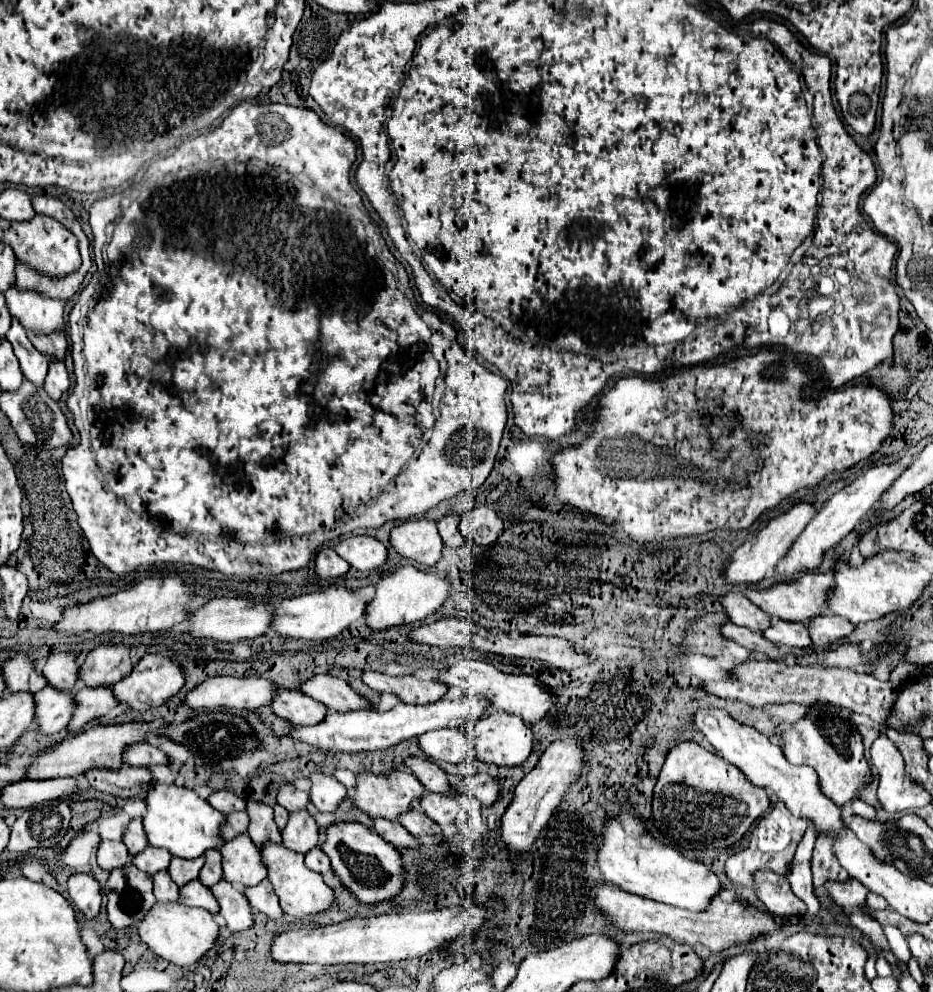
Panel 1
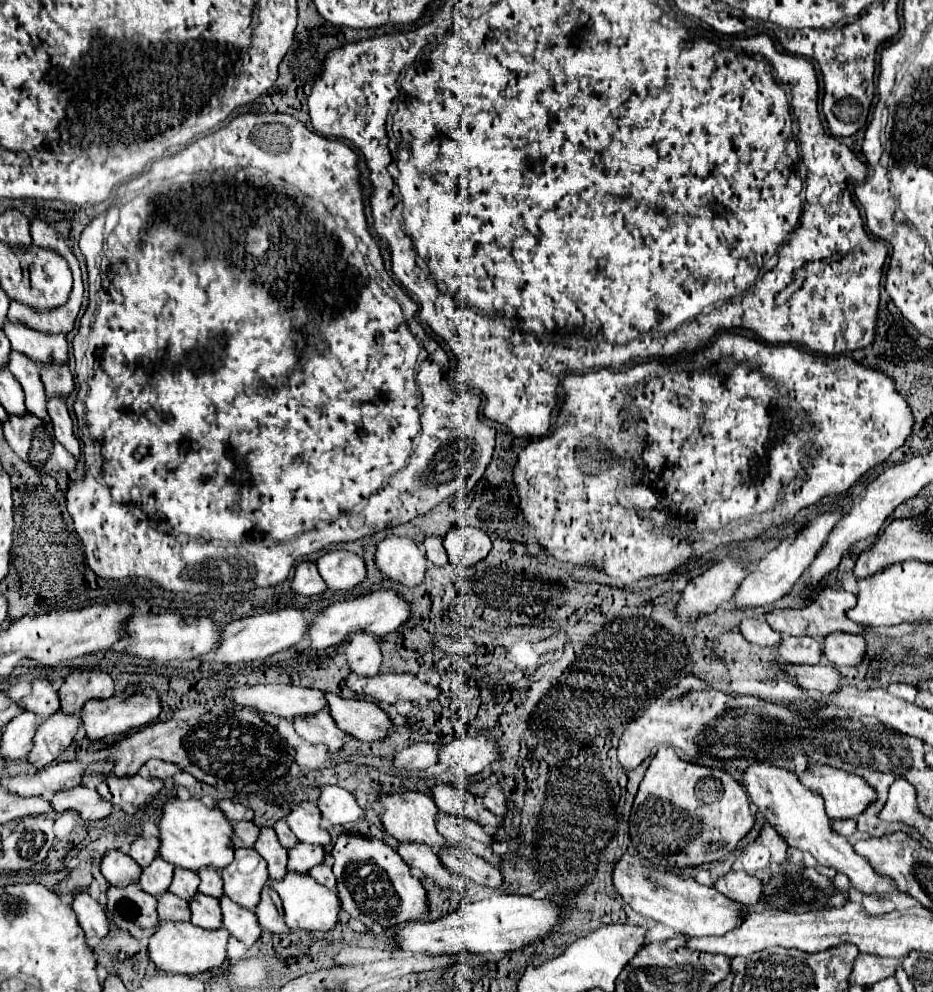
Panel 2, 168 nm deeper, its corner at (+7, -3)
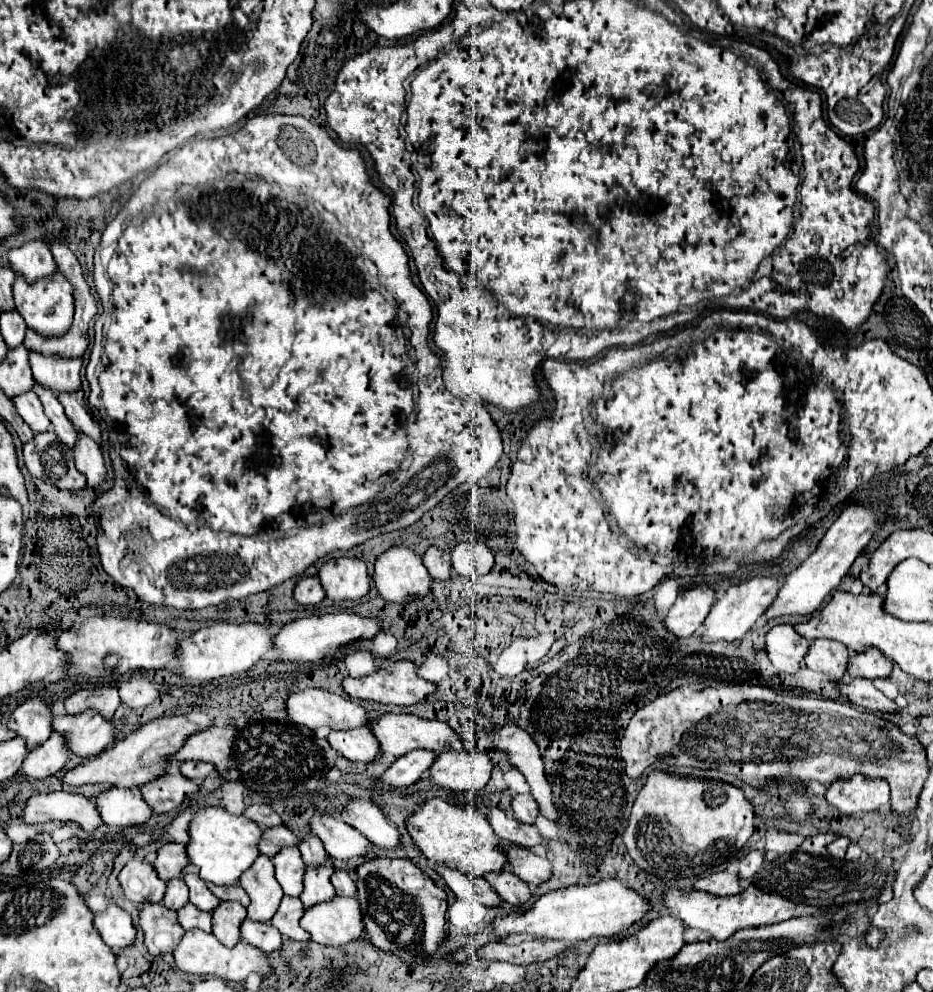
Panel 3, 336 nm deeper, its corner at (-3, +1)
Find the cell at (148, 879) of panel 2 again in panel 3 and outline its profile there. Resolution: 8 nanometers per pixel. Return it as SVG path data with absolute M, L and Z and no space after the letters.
M174 878L166 884L166 894L162 904L170 910L178 910L180 906L184 906L188 902L188 886L184 884L182 878Z

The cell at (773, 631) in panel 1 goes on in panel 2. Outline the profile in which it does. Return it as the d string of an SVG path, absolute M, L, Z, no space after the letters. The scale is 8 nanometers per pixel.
M784 636L784 642L774 650L784 664L820 664L822 658L822 642L810 636Z

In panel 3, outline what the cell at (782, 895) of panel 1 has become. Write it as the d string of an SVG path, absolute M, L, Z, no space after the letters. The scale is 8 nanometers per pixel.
M718 872L718 874L710 874L710 876L700 878L694 884L694 888L706 890L706 892L712 892L712 894L718 894L718 896L732 896L732 894L740 894L740 890L744 886L742 886L742 880L738 878L738 874Z

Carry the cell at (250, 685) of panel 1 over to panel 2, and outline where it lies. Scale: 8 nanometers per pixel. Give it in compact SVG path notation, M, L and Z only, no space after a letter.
M256 684L224 692L236 704L256 708L258 712L270 712L280 718L294 720L296 716L316 714L328 710L328 700L320 690L286 684Z

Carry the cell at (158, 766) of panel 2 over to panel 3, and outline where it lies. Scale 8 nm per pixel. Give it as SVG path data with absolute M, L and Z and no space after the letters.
M182 762L180 764L180 774L194 782L202 782L212 770L214 770L214 766L206 764L206 762Z

